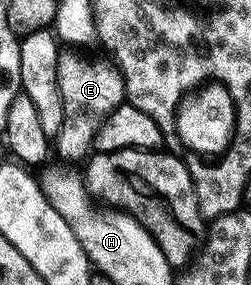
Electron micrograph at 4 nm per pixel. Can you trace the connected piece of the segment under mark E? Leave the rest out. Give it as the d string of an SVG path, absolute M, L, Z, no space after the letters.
M60 50L57 61L57 85L61 93L63 120L61 129L53 137L53 147L59 150L65 161L86 160L92 150L97 129L107 114L125 101L123 74L119 72L119 66L107 57L82 59L75 51L78 50Z

